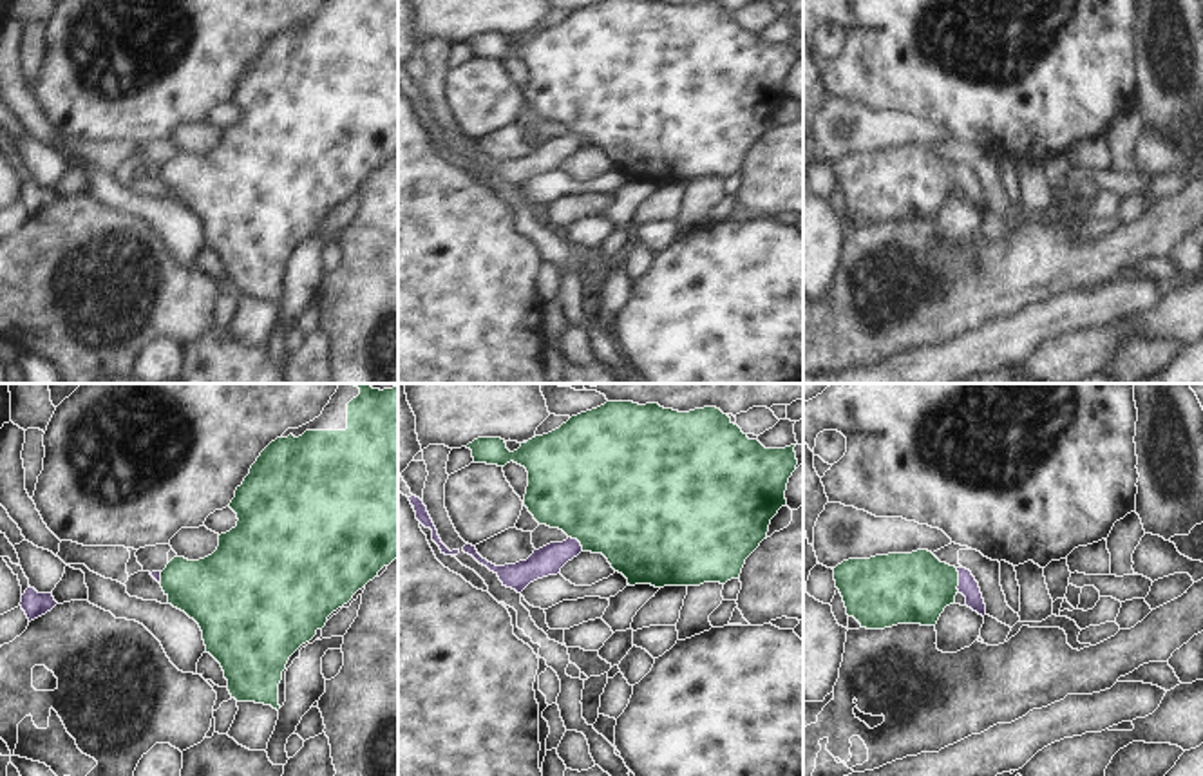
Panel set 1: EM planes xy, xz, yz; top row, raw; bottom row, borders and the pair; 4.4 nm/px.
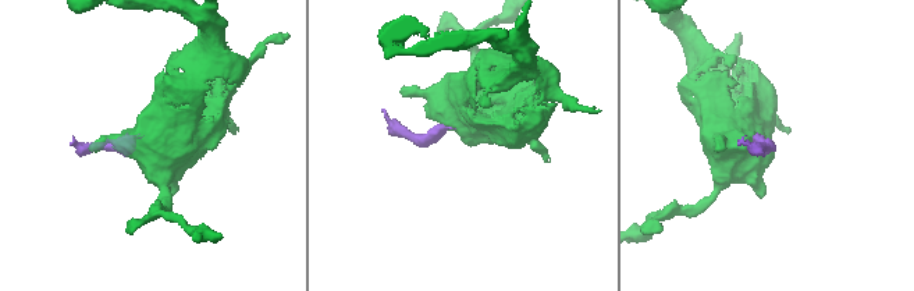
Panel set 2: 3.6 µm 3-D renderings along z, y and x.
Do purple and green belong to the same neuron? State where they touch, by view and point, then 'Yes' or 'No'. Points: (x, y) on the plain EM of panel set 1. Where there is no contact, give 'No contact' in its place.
Touches purple at yz (959, 174). Yes.

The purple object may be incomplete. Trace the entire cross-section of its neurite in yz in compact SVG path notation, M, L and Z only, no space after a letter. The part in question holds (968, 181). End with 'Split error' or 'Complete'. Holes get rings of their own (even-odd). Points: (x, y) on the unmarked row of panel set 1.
M928 145L848 154L832 165L847 210L867 224L935 221L944 203L955 199L957 188L966 192L968 203L986 210L971 166L941 157Z. Split error.

